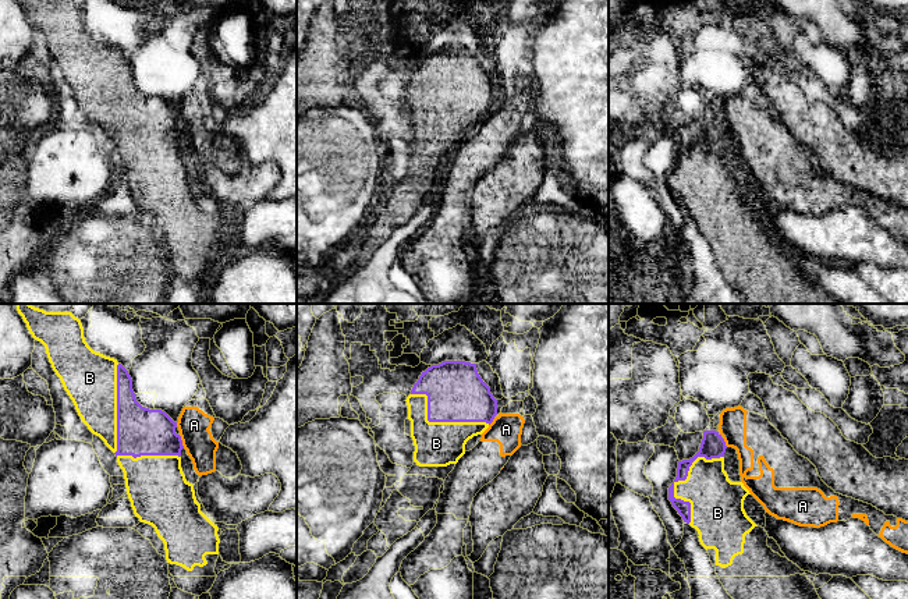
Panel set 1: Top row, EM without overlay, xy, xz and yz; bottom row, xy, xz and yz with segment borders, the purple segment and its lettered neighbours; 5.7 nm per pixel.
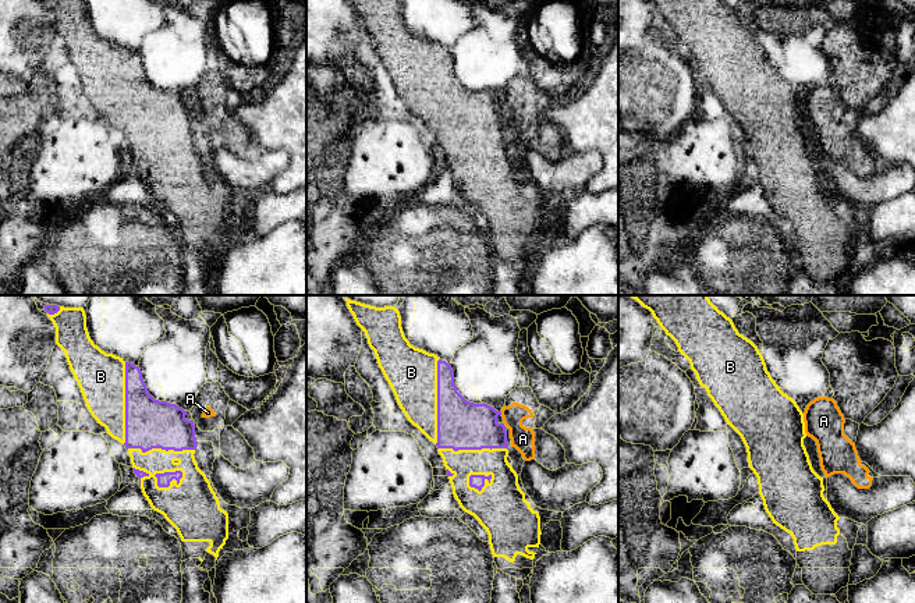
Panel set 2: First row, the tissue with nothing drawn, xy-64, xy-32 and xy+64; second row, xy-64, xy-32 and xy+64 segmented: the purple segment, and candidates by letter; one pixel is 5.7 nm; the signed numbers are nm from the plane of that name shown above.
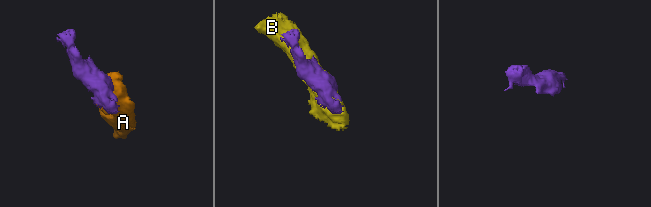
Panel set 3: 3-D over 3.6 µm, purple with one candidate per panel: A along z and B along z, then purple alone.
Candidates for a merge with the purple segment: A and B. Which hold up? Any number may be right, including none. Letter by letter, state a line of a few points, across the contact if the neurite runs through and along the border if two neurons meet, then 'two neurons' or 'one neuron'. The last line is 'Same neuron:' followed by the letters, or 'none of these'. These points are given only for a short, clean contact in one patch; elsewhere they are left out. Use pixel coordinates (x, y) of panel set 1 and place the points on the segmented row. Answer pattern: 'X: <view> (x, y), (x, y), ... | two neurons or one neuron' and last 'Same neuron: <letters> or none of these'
A: xy (178, 435), (184, 447) | two neurons
B: one neuron
Same neuron: B

